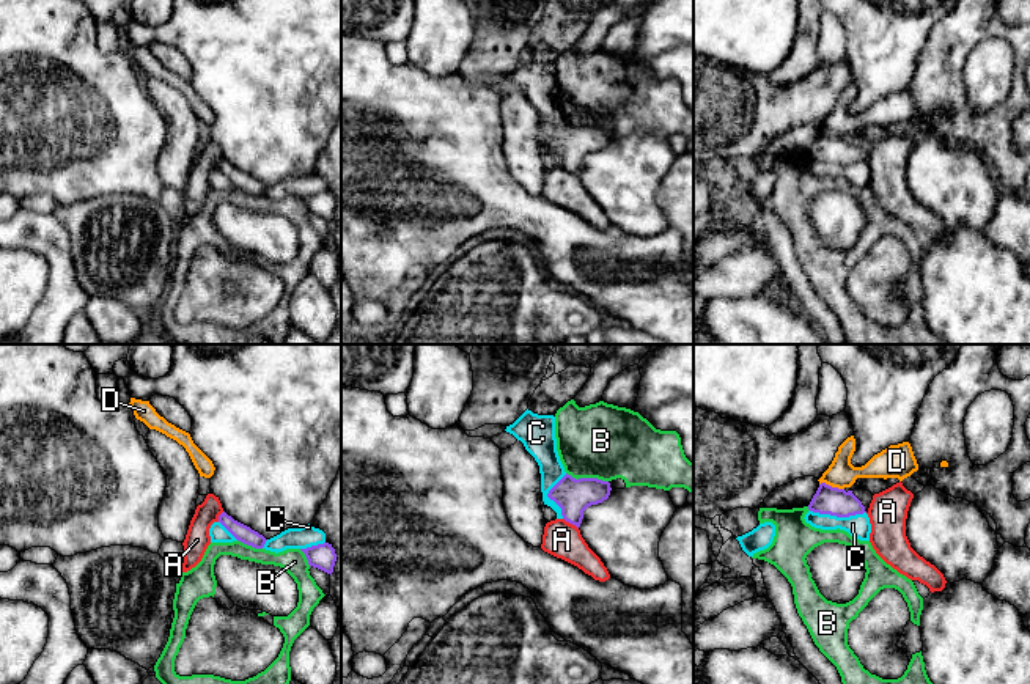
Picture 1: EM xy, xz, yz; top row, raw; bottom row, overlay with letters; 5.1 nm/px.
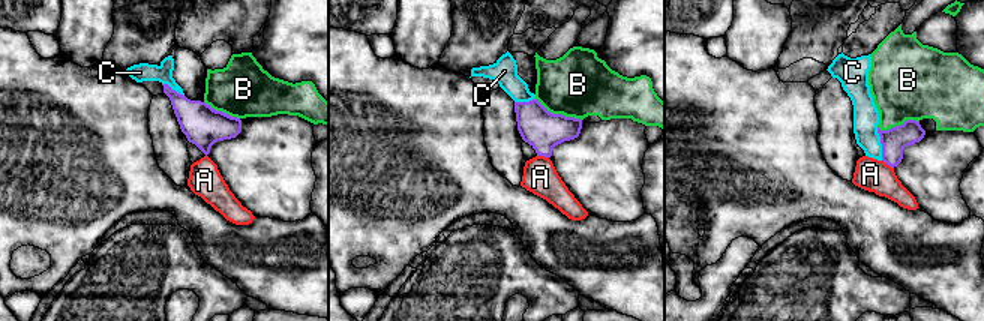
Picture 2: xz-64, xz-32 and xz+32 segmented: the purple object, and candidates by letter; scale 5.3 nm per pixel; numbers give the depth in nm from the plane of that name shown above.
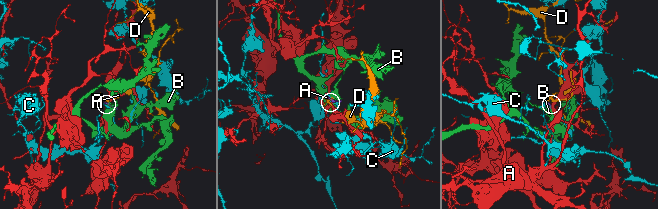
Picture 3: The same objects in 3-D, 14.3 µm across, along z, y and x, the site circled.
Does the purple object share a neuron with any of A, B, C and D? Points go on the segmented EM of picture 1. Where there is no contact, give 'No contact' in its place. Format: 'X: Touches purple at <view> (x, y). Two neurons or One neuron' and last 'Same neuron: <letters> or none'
A: Touches purple at xz (571, 522). Two neurons
B: Touches purple at xz (587, 478). Two neurons
C: Touches purple at yz (838, 516). Two neurons
D: Touches purple at yz (831, 486). Two neurons
Same neuron: none

